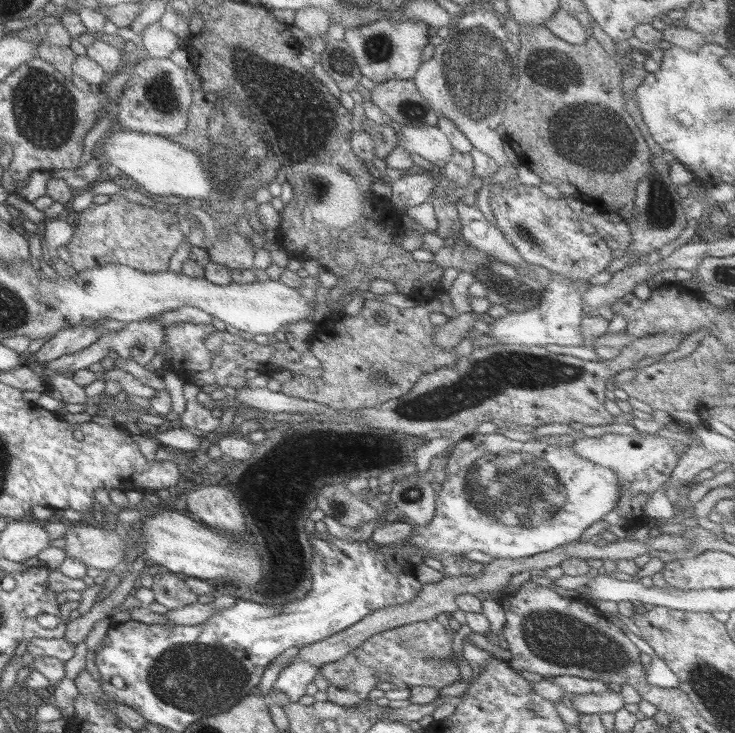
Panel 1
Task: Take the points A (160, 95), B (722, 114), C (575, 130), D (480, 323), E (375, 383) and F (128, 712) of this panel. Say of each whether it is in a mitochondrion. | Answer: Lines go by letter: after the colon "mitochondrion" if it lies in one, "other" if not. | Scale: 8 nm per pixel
A: mitochondrion
B: mitochondrion
C: mitochondrion
D: other
E: mitochondrion
F: other

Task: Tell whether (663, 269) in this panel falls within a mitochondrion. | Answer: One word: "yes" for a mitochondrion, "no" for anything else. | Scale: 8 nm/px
no

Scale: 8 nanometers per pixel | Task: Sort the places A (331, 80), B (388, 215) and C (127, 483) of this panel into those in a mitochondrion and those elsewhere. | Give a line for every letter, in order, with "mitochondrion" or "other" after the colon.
A: other
B: other
C: other

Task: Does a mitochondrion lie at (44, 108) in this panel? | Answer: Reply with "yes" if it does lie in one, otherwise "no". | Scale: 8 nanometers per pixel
yes

